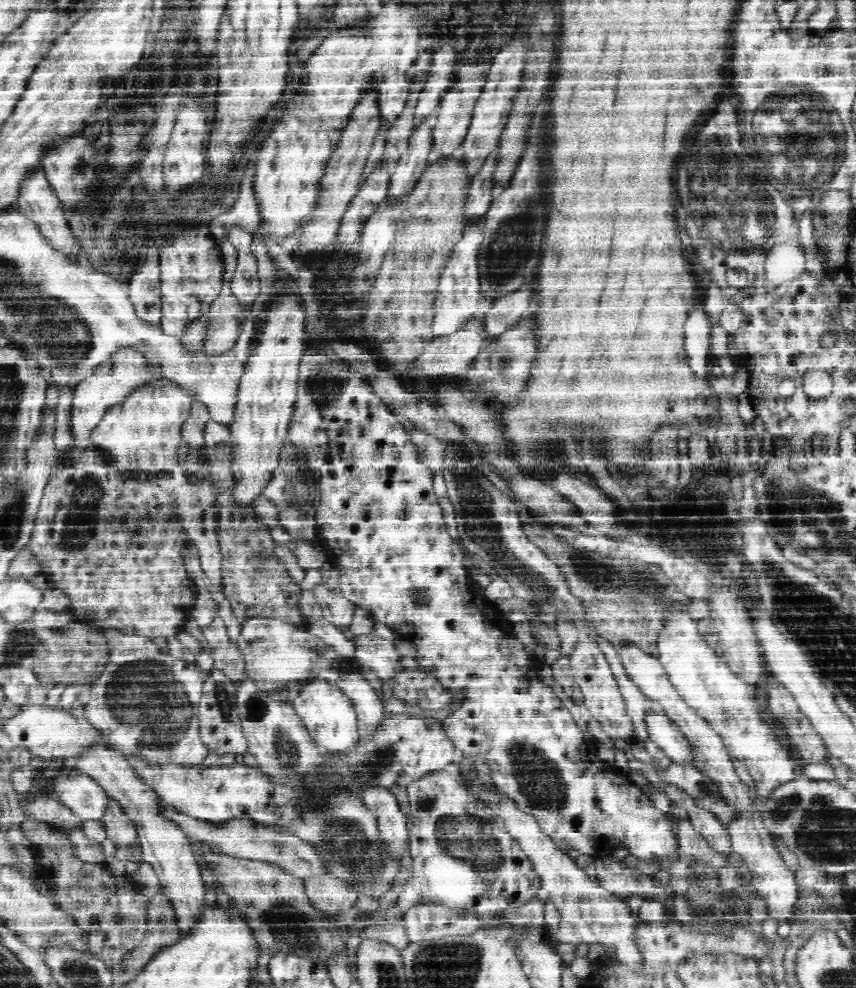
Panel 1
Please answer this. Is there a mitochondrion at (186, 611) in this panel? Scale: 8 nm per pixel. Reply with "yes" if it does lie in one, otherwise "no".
no

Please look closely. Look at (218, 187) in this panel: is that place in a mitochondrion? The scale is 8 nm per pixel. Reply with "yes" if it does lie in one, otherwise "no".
no

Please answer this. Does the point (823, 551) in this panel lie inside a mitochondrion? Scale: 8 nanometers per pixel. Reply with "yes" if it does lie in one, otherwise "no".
yes

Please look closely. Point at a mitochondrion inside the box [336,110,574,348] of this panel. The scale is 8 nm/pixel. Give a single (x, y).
(511, 245)

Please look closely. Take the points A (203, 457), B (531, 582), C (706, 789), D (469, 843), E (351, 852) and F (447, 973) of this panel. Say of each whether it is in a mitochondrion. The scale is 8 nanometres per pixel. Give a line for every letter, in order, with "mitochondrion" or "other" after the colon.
A: other
B: mitochondrion
C: mitochondrion
D: mitochondrion
E: mitochondrion
F: mitochondrion

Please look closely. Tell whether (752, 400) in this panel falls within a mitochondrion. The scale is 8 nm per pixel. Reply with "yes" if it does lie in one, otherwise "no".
no

